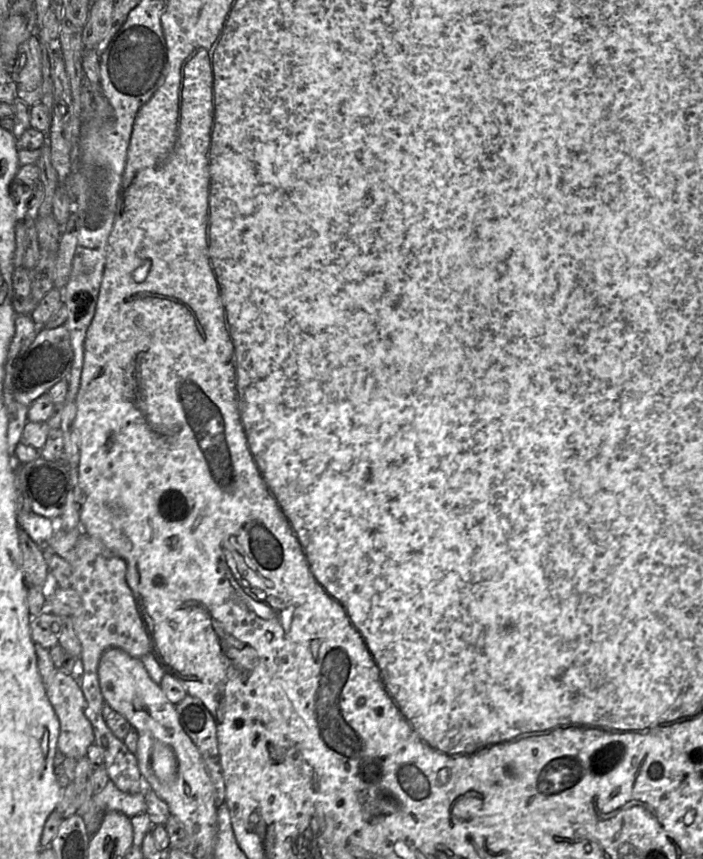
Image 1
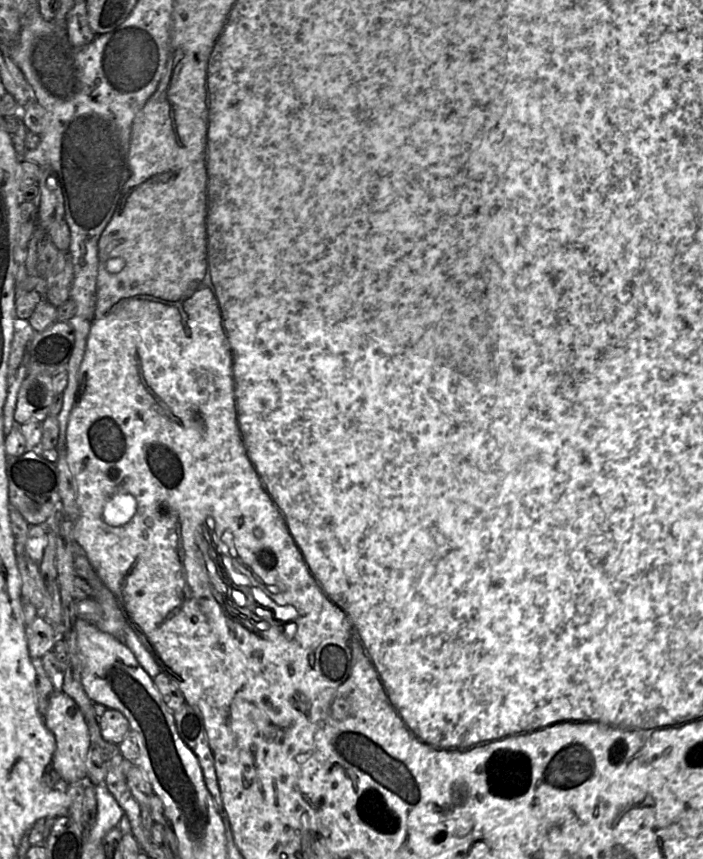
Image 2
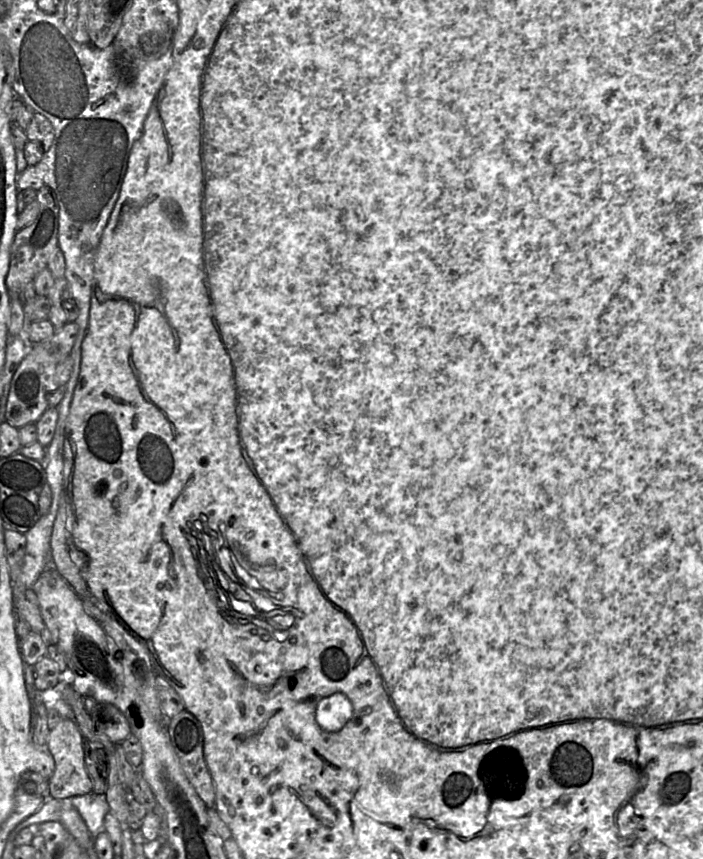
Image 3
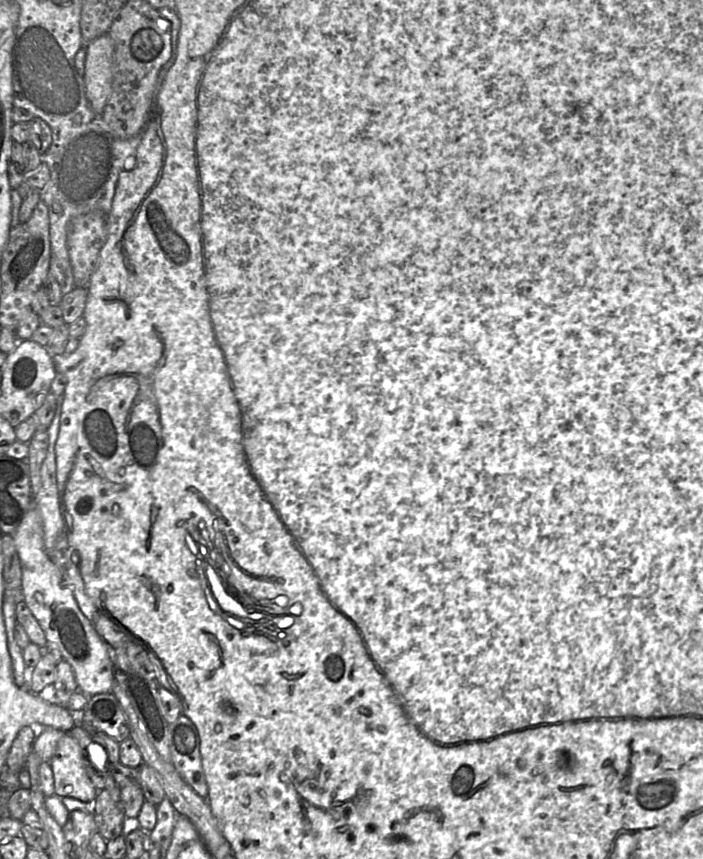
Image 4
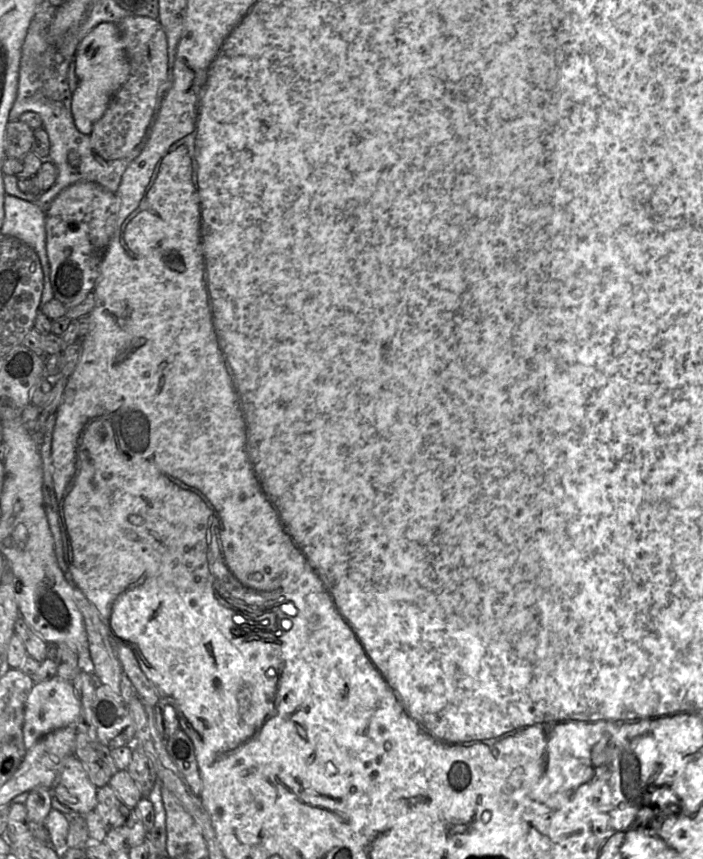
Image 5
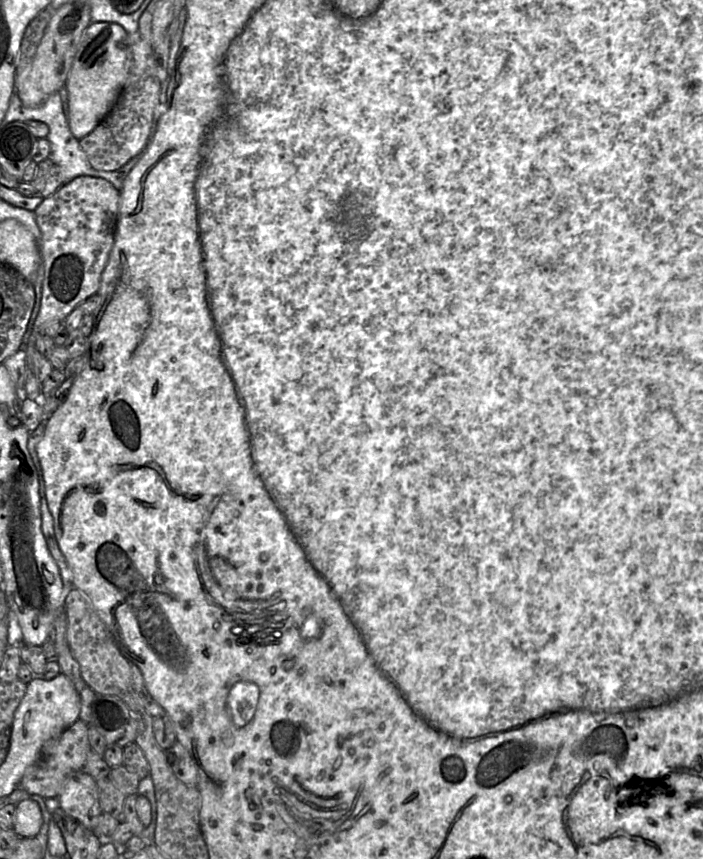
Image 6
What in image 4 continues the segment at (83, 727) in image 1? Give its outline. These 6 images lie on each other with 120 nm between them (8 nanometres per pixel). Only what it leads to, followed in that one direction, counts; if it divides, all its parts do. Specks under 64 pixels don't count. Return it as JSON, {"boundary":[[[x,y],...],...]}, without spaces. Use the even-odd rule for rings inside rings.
{"boundary":[[[69,732],[58,741],[49,762],[54,778],[54,795],[92,804],[98,790],[88,777],[81,748]]]}

